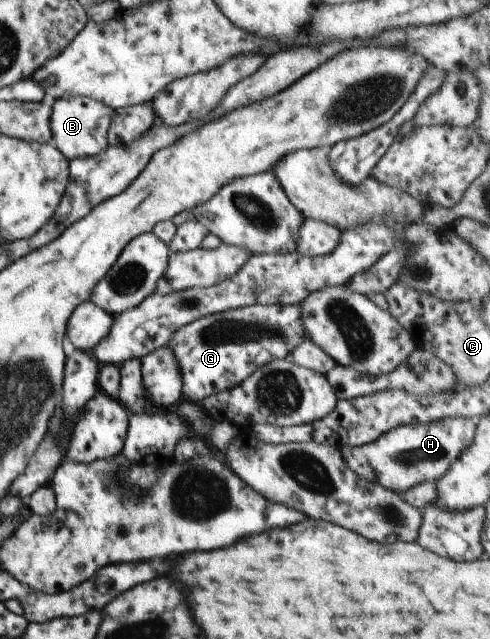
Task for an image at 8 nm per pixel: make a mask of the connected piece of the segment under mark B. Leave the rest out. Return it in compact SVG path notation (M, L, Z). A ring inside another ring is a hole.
M72 96L55 100L52 106L52 144L54 144L68 160L98 156L108 148L107 132L112 124L116 110L90 97Z

